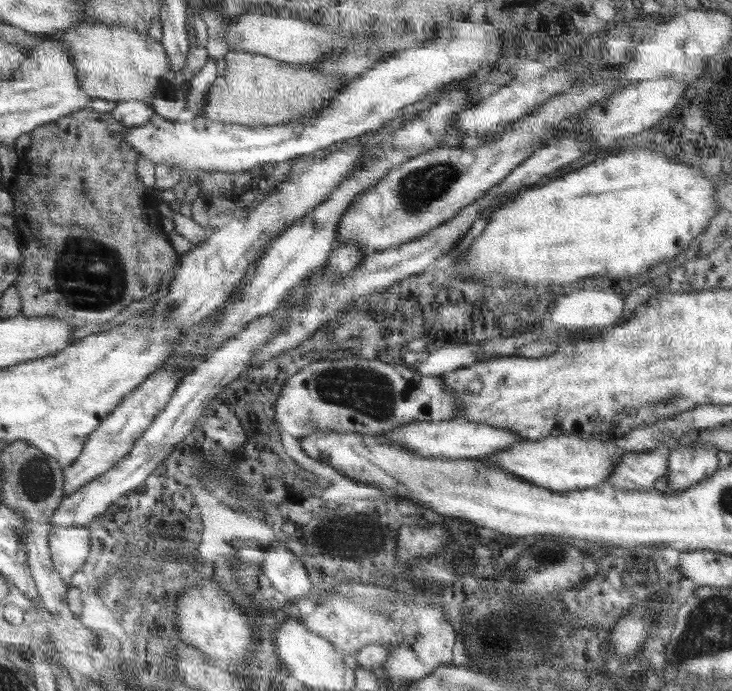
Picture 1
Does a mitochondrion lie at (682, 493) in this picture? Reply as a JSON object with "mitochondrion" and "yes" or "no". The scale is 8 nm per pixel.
{"mitochondrion":"no"}

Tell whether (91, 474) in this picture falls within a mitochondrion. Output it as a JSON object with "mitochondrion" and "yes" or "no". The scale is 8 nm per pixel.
{"mitochondrion":"no"}

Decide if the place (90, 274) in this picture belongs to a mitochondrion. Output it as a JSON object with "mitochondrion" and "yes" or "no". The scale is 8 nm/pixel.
{"mitochondrion":"yes"}

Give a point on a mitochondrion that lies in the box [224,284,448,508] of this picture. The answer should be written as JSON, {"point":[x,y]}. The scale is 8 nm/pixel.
{"point":[365,391]}

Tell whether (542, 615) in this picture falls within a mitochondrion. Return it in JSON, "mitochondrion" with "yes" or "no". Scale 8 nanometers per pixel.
{"mitochondrion":"yes"}

